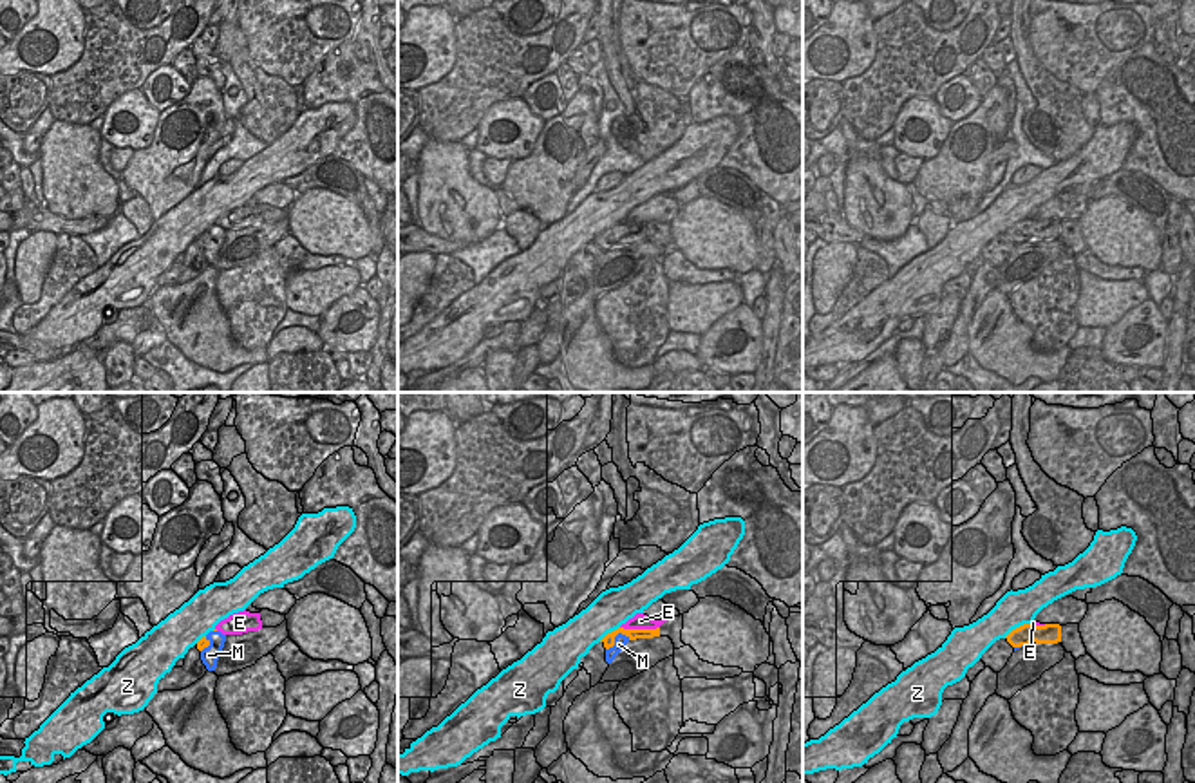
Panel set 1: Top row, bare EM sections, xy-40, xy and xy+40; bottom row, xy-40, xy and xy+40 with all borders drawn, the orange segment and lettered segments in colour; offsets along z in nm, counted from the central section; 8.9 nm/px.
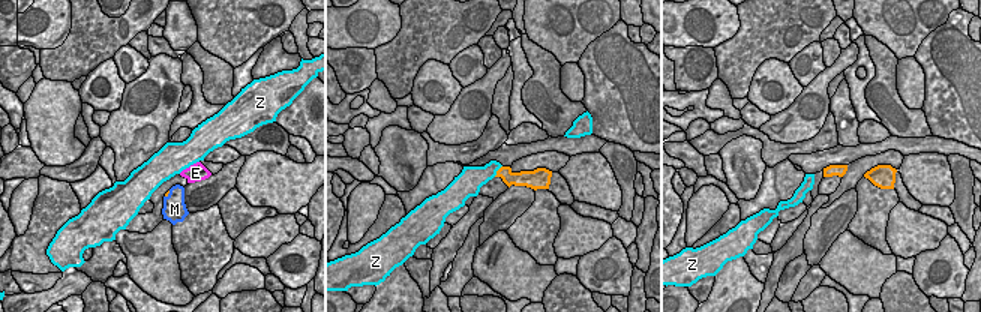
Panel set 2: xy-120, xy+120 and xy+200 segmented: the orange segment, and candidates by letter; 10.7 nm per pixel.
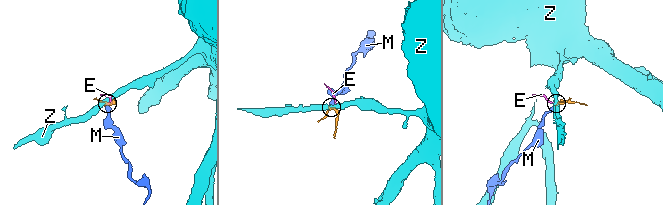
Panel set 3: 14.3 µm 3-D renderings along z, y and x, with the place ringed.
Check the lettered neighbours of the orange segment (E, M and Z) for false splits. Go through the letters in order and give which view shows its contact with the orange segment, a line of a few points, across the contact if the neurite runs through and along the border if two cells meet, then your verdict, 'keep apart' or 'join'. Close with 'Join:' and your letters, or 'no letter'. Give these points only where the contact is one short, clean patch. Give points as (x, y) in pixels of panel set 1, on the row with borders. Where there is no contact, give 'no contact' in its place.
E: meets orange in xy; line xy (633, 633), (640, 630), (640, 621); join
M: meets orange in xy; line xy (630, 637), (619, 633), (606, 650); keep apart
Z: meets orange in xy+40; line xy+40 (1031, 622), (1013, 628), (1004, 637); keep apart
Join: E

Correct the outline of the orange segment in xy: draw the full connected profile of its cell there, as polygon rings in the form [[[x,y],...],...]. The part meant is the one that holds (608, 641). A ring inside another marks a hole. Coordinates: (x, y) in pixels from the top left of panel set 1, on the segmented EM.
[[[636,613],[618,629],[607,633],[600,642],[604,644],[606,649],[609,649],[615,646],[615,637],[618,633],[626,635],[629,640],[660,637],[660,626],[663,622],[667,620],[653,620],[644,613]]]

